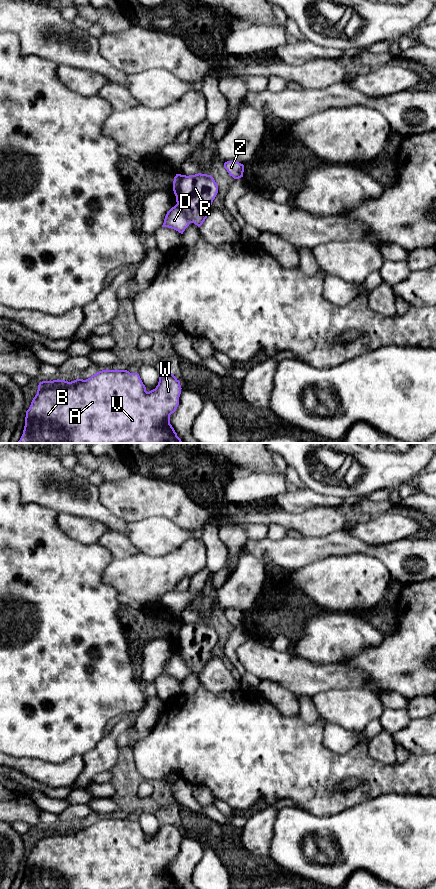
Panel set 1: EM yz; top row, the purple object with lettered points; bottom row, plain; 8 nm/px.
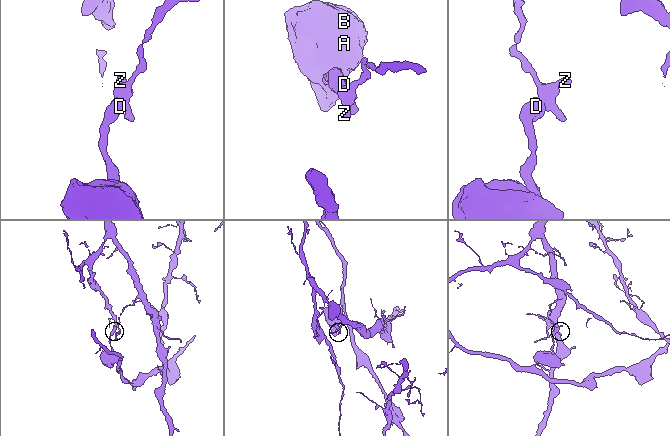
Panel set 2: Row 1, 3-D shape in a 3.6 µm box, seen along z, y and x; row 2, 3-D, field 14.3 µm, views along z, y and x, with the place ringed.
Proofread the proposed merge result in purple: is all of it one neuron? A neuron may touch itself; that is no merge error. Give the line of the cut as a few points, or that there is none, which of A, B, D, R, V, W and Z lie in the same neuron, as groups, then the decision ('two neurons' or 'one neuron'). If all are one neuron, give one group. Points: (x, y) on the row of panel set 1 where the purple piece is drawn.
cut in yz along (176, 204), (190, 222); A B D V W / R Z; two neurons

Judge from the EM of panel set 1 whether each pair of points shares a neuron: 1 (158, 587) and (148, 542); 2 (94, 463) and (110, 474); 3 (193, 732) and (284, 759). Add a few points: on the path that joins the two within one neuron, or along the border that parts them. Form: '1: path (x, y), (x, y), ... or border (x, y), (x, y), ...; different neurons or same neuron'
1: border (140, 551), (152, 556), (164, 556), (174, 552); different neurons
2: path (98, 464), (106, 470); same neuron
3: path (216, 739), (237, 743), (248, 752), (261, 755); same neuron

